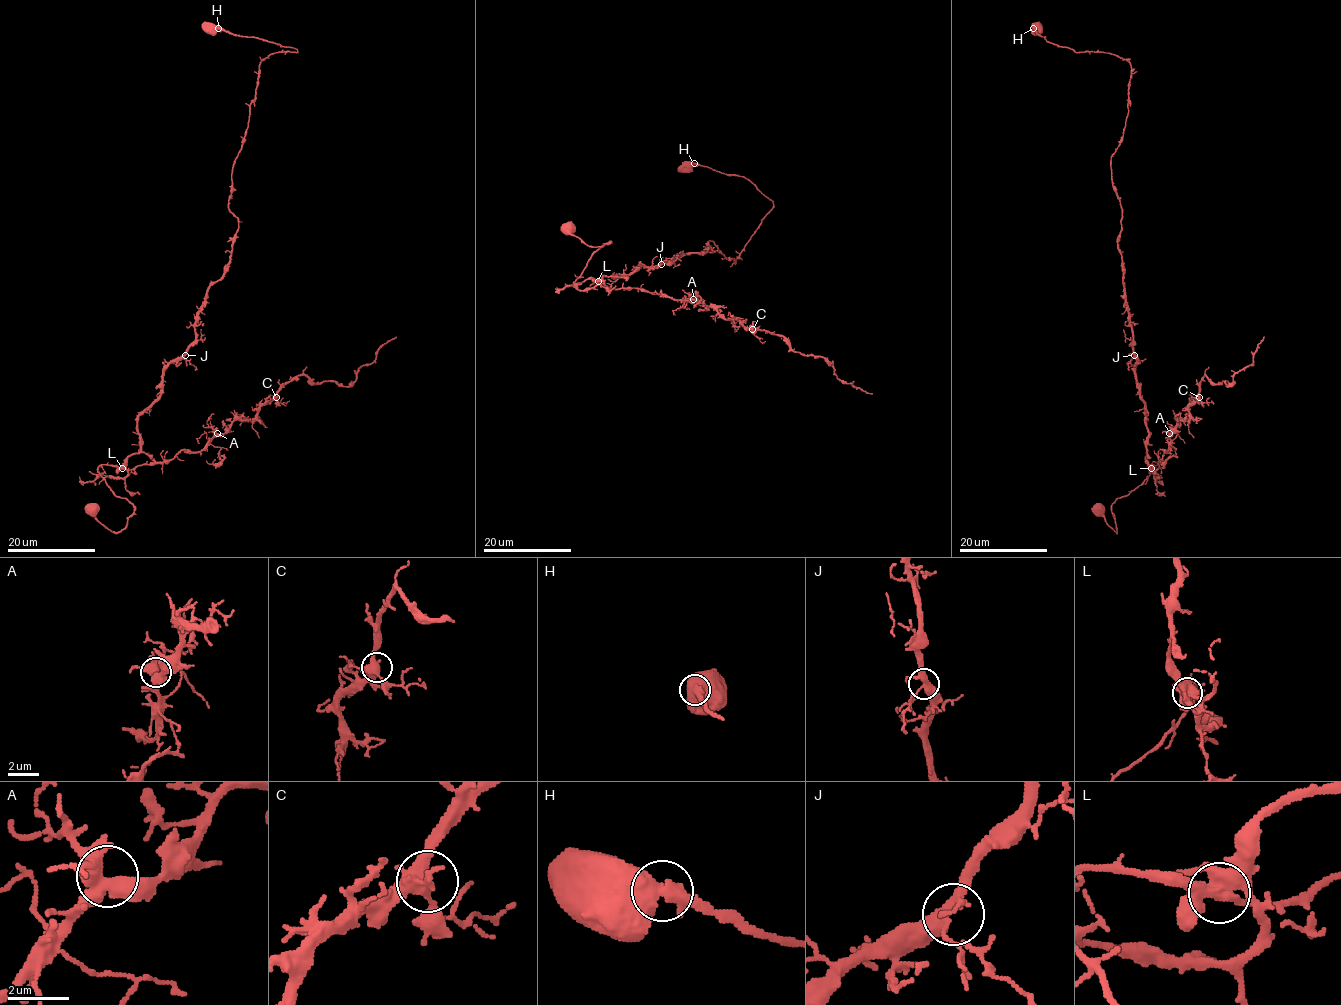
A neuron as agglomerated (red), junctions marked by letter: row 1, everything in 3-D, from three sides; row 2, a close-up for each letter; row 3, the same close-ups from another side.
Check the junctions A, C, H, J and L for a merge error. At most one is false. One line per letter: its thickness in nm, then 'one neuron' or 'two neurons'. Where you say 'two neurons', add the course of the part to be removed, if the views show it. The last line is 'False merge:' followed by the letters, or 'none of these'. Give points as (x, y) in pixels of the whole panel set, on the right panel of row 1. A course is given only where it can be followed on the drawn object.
A: 500 nm | one neuron
C: 400 nm | one neuron
H: 550 nm | one neuron
J: 320 nm | one neuron
L: 550 nm | two neurons | (1151, 468), (1169, 450), (1177, 419), (1188, 419), (1205, 375), (1228, 386), (1253, 362), (1264, 337)
False merge: L

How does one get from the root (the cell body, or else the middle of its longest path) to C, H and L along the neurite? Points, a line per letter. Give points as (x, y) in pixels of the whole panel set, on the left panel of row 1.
C: (183, 354), (138, 416), (139, 450), (126, 469), (201, 450), (276, 397)
H: (183, 354), (238, 228), (229, 210), (231, 170), (259, 65), (272, 53), (297, 52), (218, 27)
L: (183, 354), (164, 371), (162, 393), (138, 416), (139, 450), (133, 453), (122, 468)

